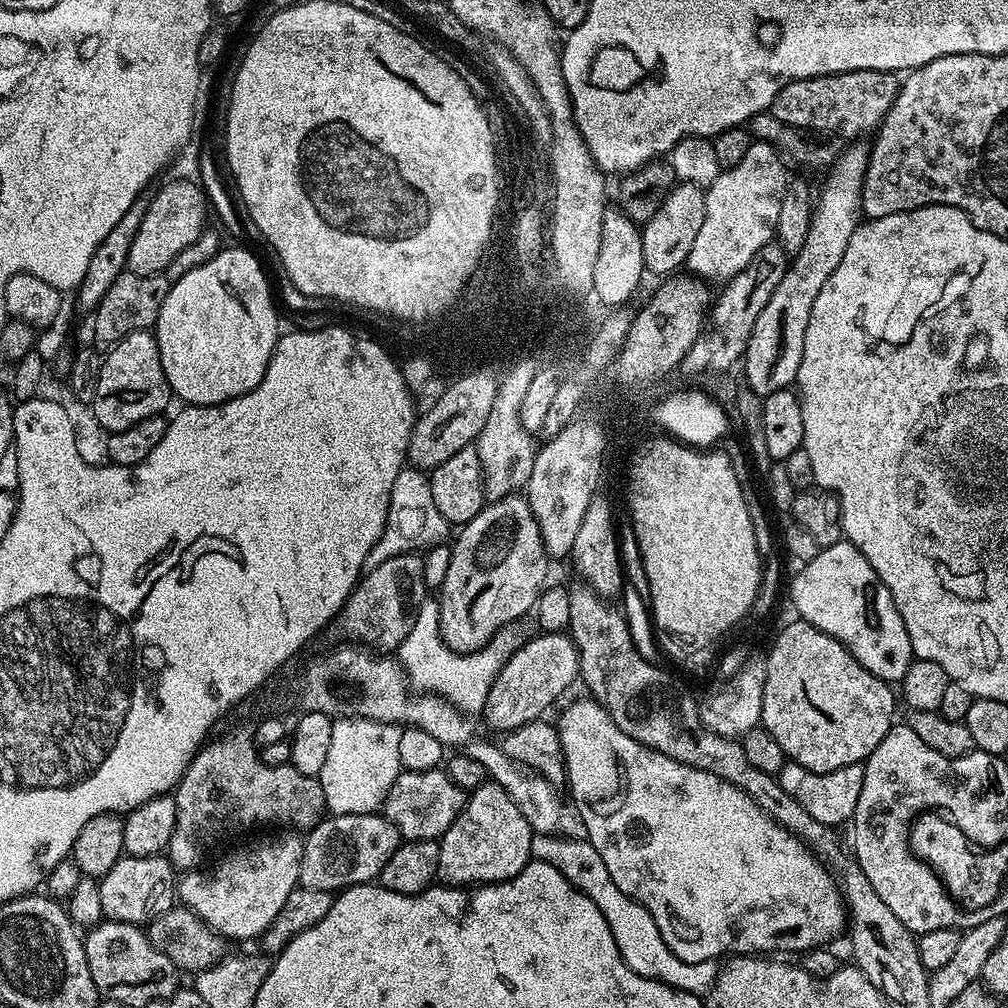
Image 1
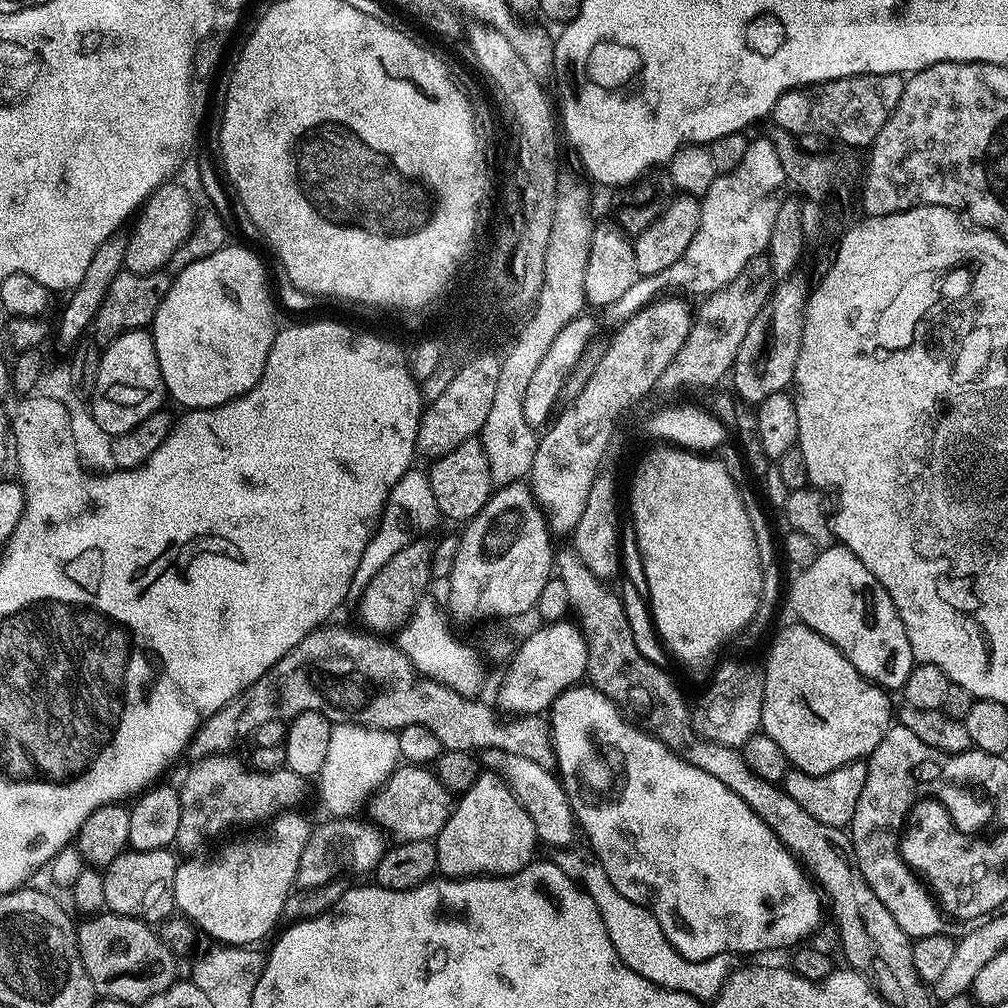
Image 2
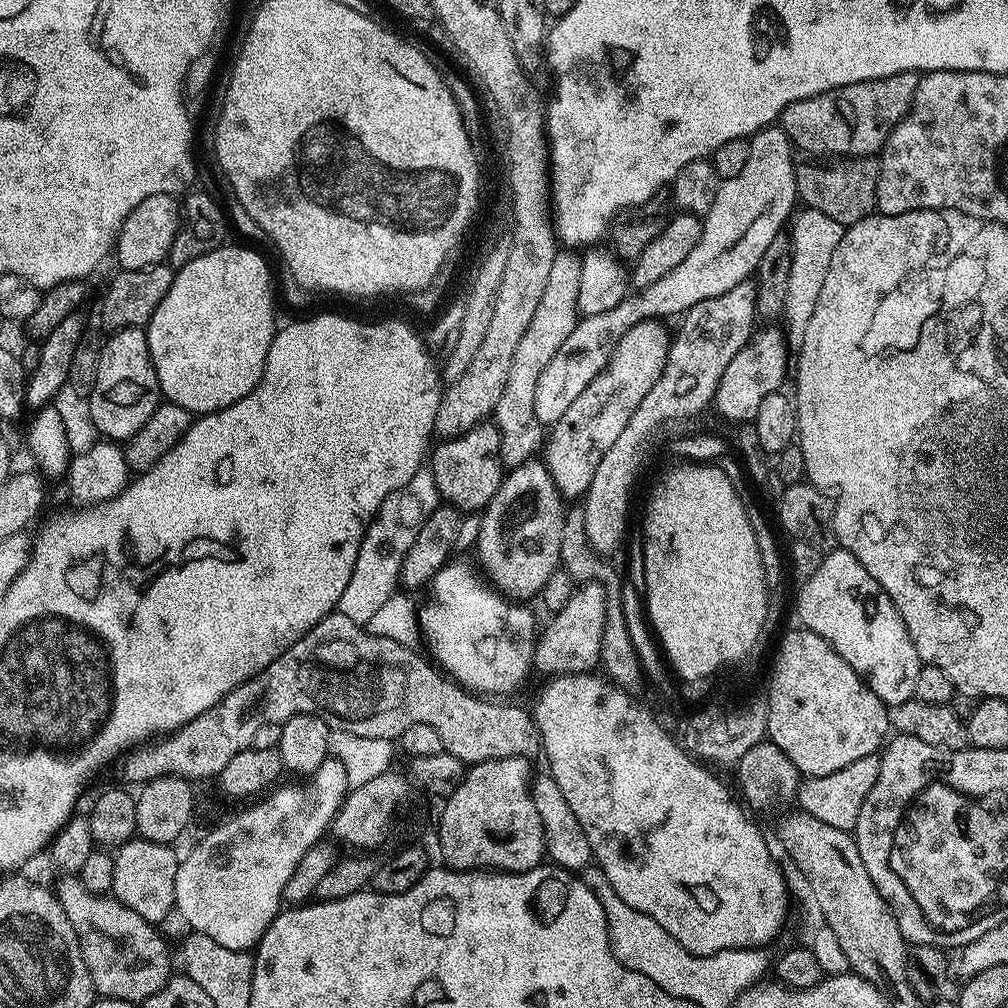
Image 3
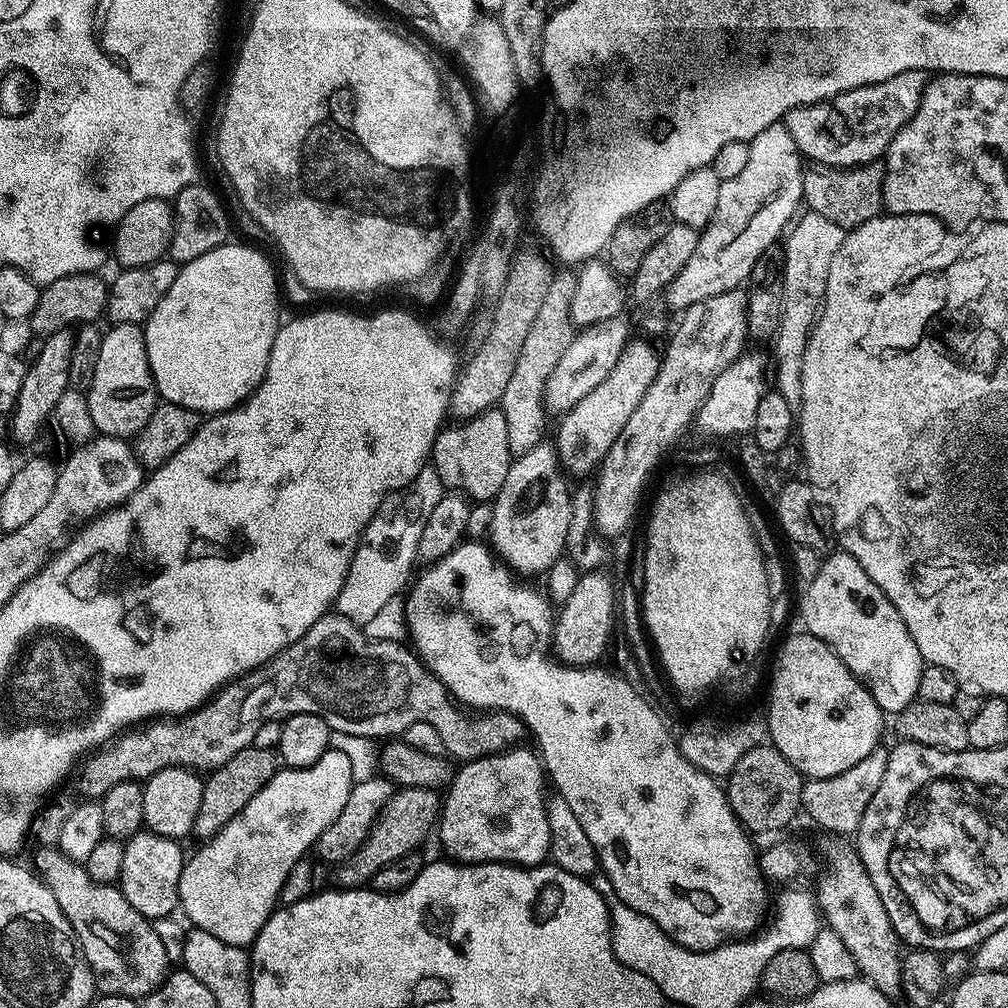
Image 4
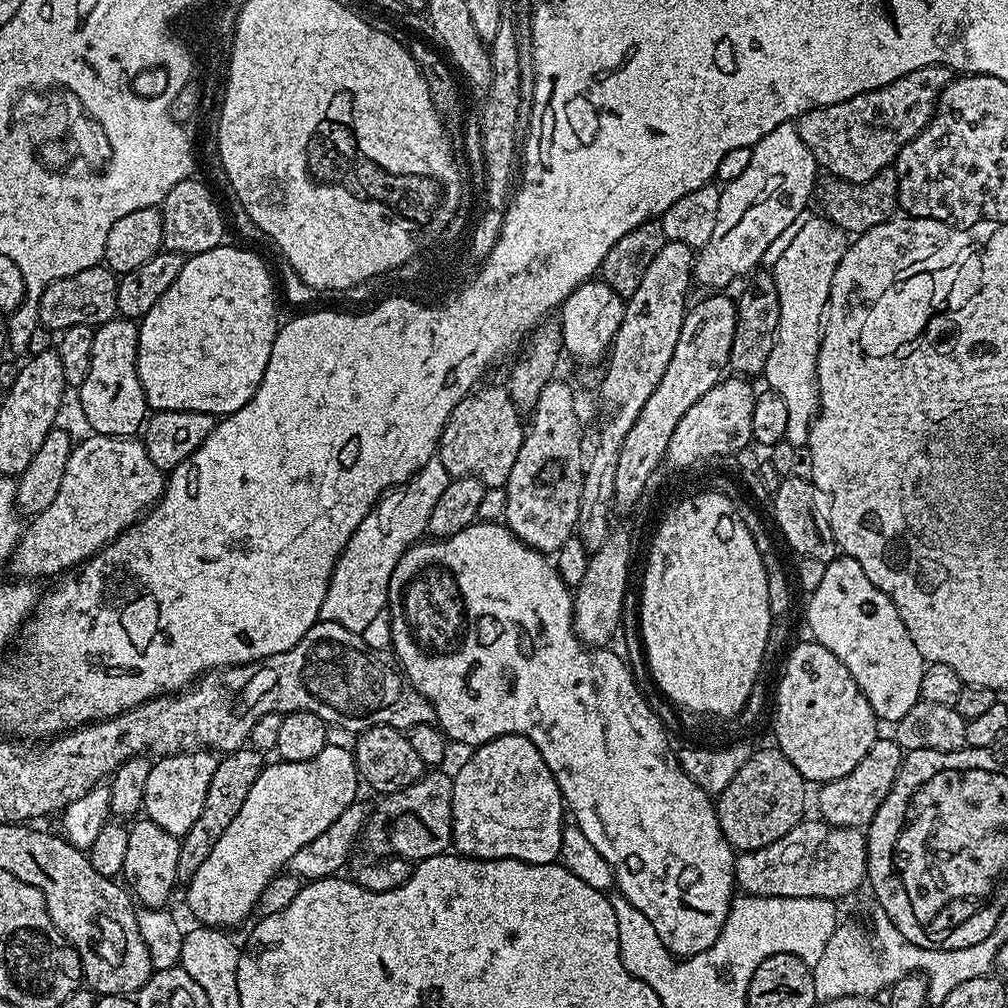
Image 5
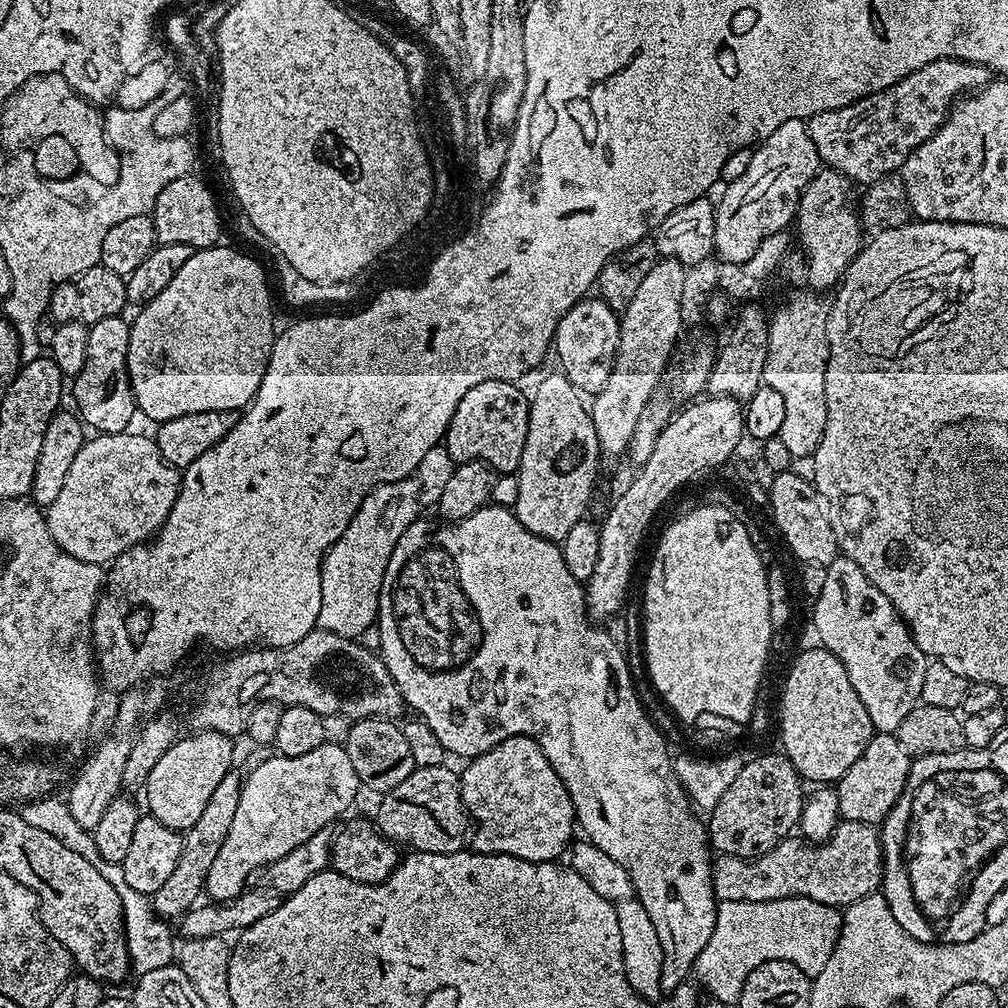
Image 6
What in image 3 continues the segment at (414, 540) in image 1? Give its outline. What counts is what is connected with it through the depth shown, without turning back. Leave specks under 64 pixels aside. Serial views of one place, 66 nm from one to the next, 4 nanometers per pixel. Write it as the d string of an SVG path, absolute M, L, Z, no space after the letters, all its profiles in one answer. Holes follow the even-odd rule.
M425 466L398 490L394 490L382 502L376 512L376 517L368 523L368 529L358 546L358 558L354 562L354 574L350 574L350 582L346 582L346 590L342 590L342 598L338 611L350 618L350 622L367 626L370 618L374 618L378 606L386 602L397 591L400 584L400 567L410 550L414 546L414 538L418 538L418 530L434 514L434 510L441 504L440 491L434 482L431 467Z

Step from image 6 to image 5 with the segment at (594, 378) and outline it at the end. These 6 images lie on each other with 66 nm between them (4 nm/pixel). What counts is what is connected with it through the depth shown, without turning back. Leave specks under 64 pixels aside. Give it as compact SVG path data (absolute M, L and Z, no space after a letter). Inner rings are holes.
M599 278L588 280L574 289L558 309L564 352L584 364L596 364L600 359L601 363L622 326L625 303L625 297L614 294L614 290L610 290L610 286Z

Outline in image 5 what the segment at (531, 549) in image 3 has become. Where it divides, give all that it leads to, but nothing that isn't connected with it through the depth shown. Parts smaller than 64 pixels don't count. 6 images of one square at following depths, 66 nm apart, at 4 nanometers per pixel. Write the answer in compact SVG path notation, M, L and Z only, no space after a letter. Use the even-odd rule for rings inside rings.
M553 378L542 390L539 395L539 400L536 403L534 411L531 413L532 424L527 425L524 441L522 442L522 450L518 450L518 458L514 462L514 470L510 470L510 478L506 485L504 496L504 516L502 516L503 523L507 524L510 531L521 540L526 546L530 546L536 552L543 552L545 554L554 554L562 546L562 542L566 542L577 531L576 523L578 522L578 510L582 502L582 482L584 481L584 470L586 467L586 448L580 445L580 420L576 417L576 400L572 397L572 388L568 384L563 384L560 378Z

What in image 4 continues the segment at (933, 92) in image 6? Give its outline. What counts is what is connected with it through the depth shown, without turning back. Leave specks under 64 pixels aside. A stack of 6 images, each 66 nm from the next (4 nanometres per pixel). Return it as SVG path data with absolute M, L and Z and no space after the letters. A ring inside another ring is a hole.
M902 70L894 78L846 90L836 96L834 103L823 100L798 106L784 116L782 123L790 130L790 138L794 138L800 155L809 161L829 164L831 168L860 168L881 159L890 142L894 142L894 134L914 118L929 79L924 70Z

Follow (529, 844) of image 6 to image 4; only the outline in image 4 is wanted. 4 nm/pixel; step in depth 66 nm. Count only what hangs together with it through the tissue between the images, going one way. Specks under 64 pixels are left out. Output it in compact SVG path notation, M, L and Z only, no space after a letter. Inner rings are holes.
M524 747L505 748L503 752L479 756L455 769L442 800L438 821L440 844L453 861L535 866L549 859L552 839L544 796L546 773L539 755L531 747Z

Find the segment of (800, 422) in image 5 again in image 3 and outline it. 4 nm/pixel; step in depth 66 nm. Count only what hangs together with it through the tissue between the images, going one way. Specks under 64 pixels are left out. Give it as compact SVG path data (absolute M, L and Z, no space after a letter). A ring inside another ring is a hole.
M805 207L795 213L791 224L792 261L782 320L785 320L783 323L786 325L789 345L798 346L806 334L806 326L814 314L814 306L818 306L818 294L822 294L822 282L826 282L826 270L830 270L830 258L834 258L838 242L842 242L845 225L834 222L834 218L822 214L822 210Z

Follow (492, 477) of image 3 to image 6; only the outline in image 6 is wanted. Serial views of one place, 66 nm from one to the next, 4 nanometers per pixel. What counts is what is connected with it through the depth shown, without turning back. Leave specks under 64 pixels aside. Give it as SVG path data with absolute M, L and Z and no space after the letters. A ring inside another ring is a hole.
M510 380L478 382L478 386L473 386L462 402L458 402L458 410L454 410L454 418L450 418L450 426L442 441L457 465L480 460L496 474L519 472L522 450L526 450L530 403L520 387L519 383Z

